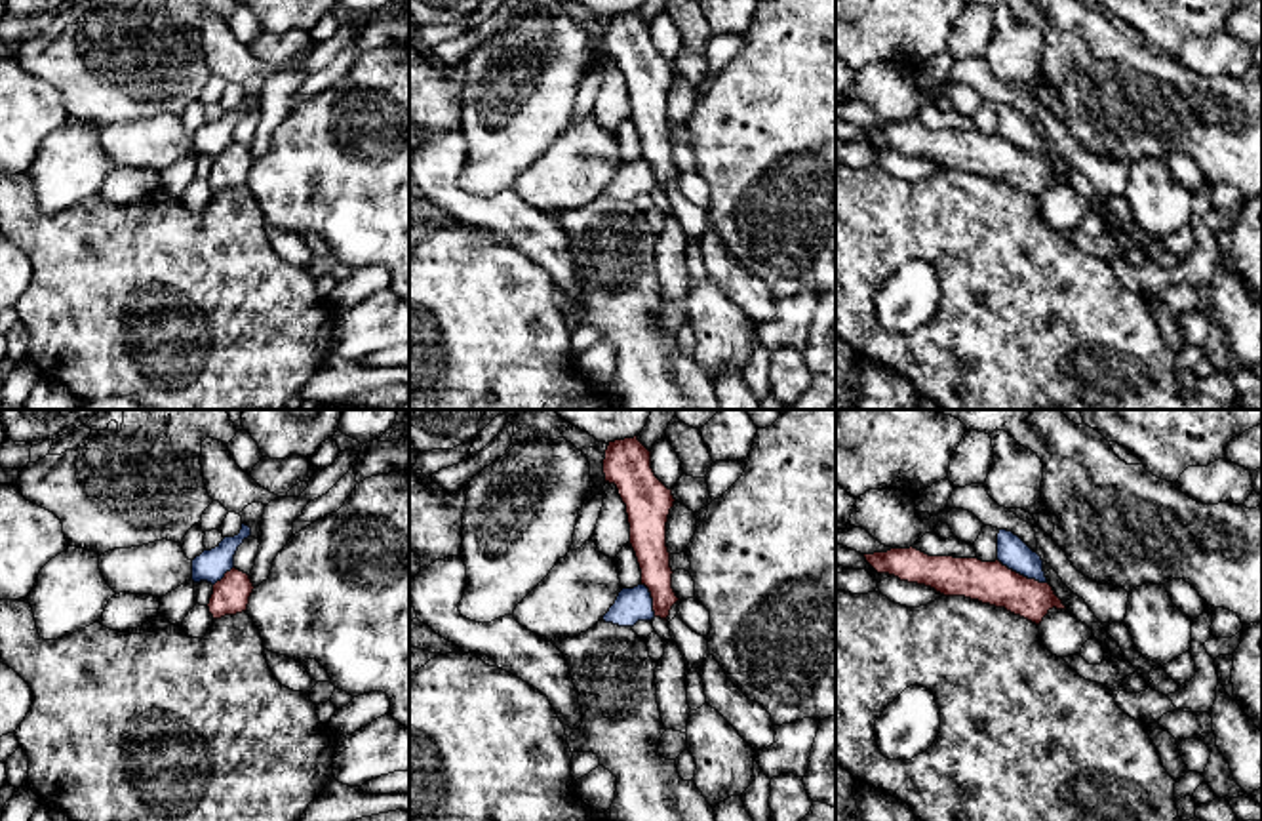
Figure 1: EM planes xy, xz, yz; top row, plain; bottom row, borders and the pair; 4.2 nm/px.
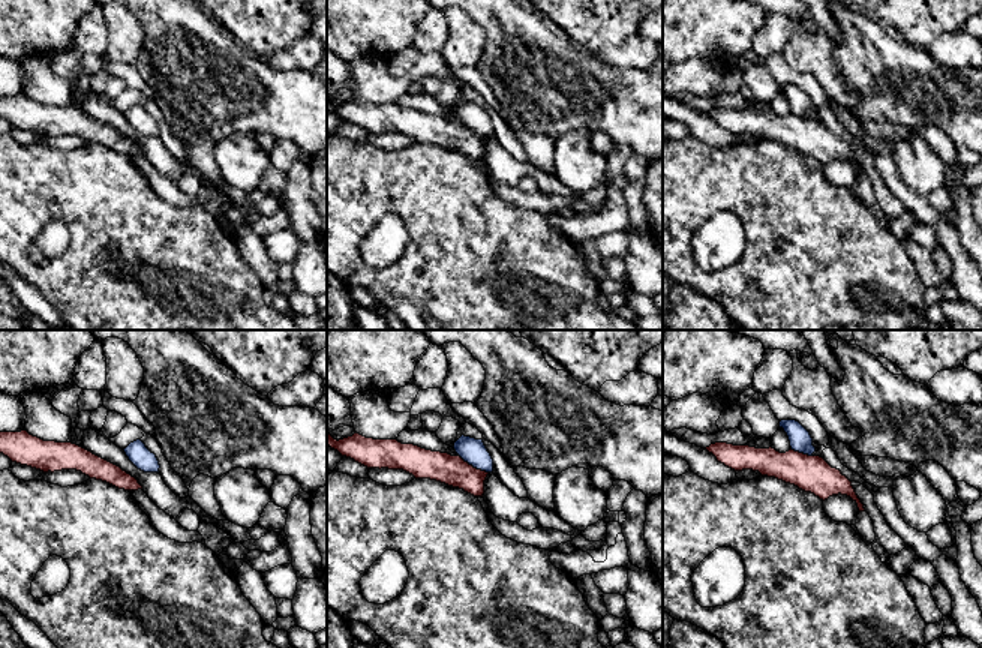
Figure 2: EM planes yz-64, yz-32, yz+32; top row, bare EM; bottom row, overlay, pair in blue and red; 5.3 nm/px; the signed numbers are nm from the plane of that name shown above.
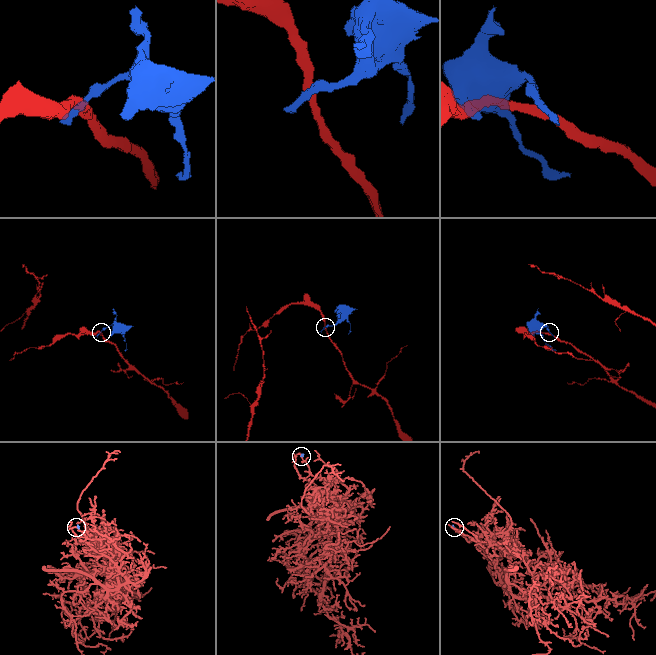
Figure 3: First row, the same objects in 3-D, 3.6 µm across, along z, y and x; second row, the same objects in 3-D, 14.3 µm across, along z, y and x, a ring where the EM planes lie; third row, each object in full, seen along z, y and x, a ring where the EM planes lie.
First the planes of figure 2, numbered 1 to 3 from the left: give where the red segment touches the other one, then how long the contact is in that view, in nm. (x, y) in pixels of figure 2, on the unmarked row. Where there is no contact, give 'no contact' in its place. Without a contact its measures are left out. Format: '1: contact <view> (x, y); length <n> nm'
1: no contact
2: contact yz-32 (474, 131); length 190 nm
3: contact yz+32 (801, 116); length 130 nm

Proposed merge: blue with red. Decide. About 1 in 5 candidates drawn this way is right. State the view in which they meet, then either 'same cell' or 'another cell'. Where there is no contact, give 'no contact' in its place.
meets blue in yz; another cell

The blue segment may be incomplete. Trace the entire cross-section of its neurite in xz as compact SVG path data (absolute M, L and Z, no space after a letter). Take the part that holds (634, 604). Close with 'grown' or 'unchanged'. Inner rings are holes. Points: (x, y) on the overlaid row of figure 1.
M638 585L634 589L622 589L603 615L605 623L613 623L619 627L634 627L638 621L655 619L653 598L645 585Z; unchanged

